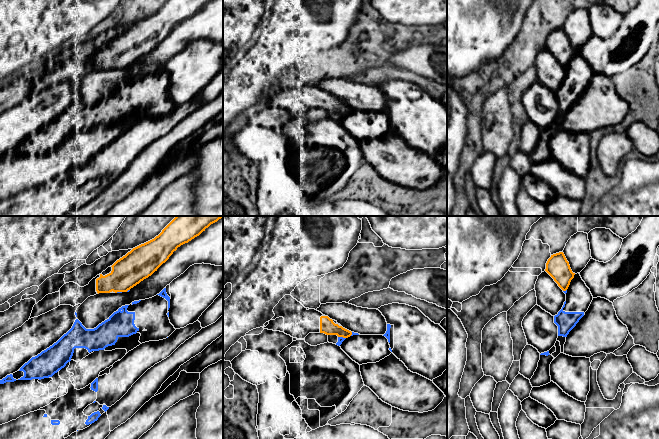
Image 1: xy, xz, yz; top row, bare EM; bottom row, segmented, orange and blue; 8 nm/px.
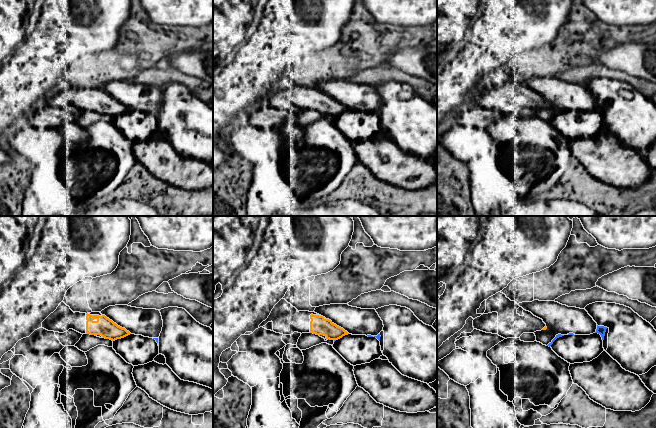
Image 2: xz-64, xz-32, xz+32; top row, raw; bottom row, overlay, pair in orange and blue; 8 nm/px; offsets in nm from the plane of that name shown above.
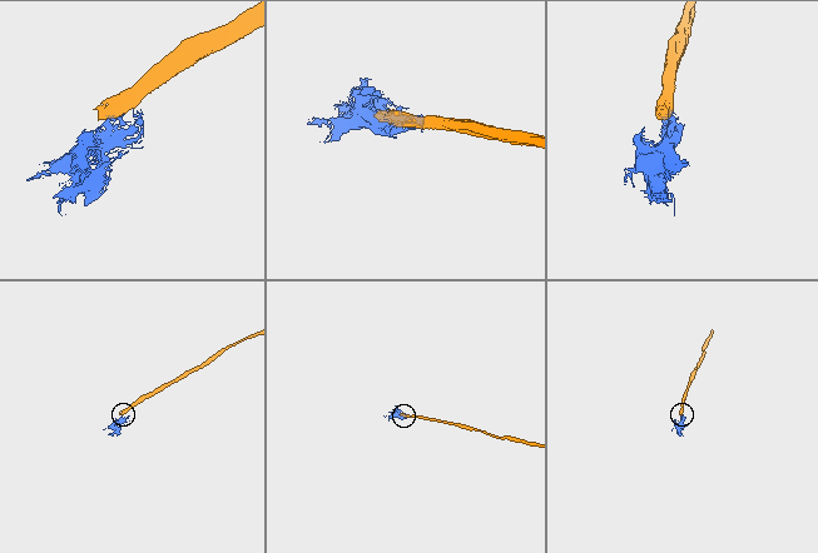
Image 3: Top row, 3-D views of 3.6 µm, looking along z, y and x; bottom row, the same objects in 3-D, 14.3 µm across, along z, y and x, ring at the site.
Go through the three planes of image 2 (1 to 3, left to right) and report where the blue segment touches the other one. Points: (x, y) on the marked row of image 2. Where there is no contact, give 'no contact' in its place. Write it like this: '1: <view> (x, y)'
1: no contact
2: no contact
3: no contact

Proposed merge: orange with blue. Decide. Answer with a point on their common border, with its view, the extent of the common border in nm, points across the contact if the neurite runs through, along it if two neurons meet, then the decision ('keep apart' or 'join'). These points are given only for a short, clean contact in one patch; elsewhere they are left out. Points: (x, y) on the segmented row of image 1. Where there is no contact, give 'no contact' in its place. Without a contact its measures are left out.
xz (342, 336) | 70 nm | along xz (338, 336), (345, 338) | keep apart

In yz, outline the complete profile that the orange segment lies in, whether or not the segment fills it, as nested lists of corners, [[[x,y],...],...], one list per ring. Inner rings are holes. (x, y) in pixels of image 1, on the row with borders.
[[[563,252],[551,255],[546,263],[545,271],[554,279],[563,291],[568,289],[570,282],[575,275]]]

